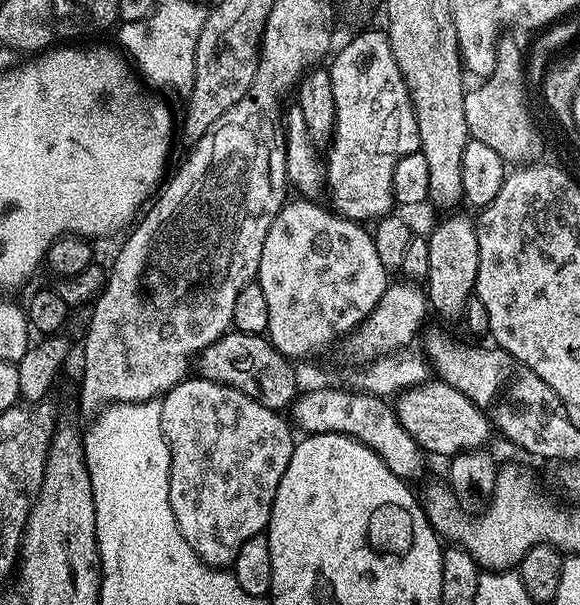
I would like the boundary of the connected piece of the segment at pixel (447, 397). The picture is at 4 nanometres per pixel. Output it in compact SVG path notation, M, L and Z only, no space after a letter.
M429 378L412 388L405 388L395 397L394 409L398 422L410 433L421 450L425 453L437 452L445 458L451 458L458 452L467 451L484 442L488 428L490 432L487 415L474 402L470 402L466 394L458 394L454 386L438 378Z

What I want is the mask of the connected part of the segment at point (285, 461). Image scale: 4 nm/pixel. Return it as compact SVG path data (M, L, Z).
M192 379L181 380L160 400L160 421L170 450L170 510L174 510L182 538L190 542L197 558L207 567L224 570L238 558L238 549L246 538L259 536L267 529L278 482L290 466L293 429L277 409L262 406L236 388Z

